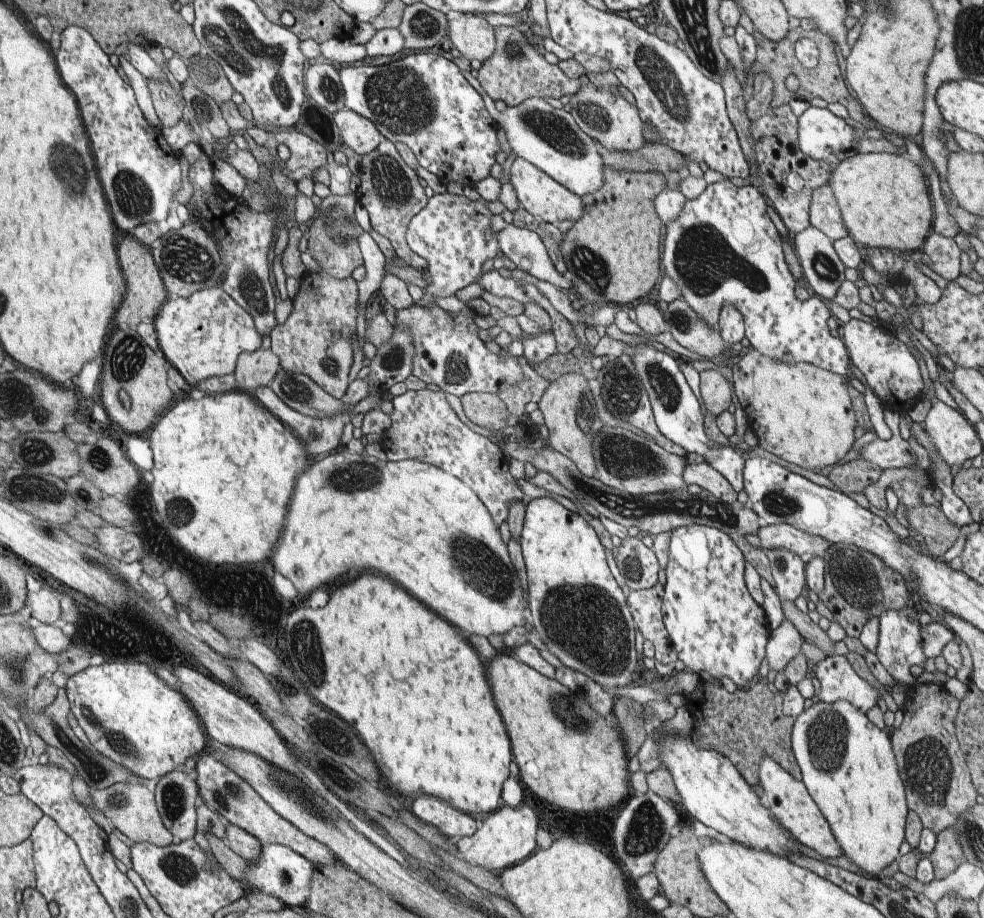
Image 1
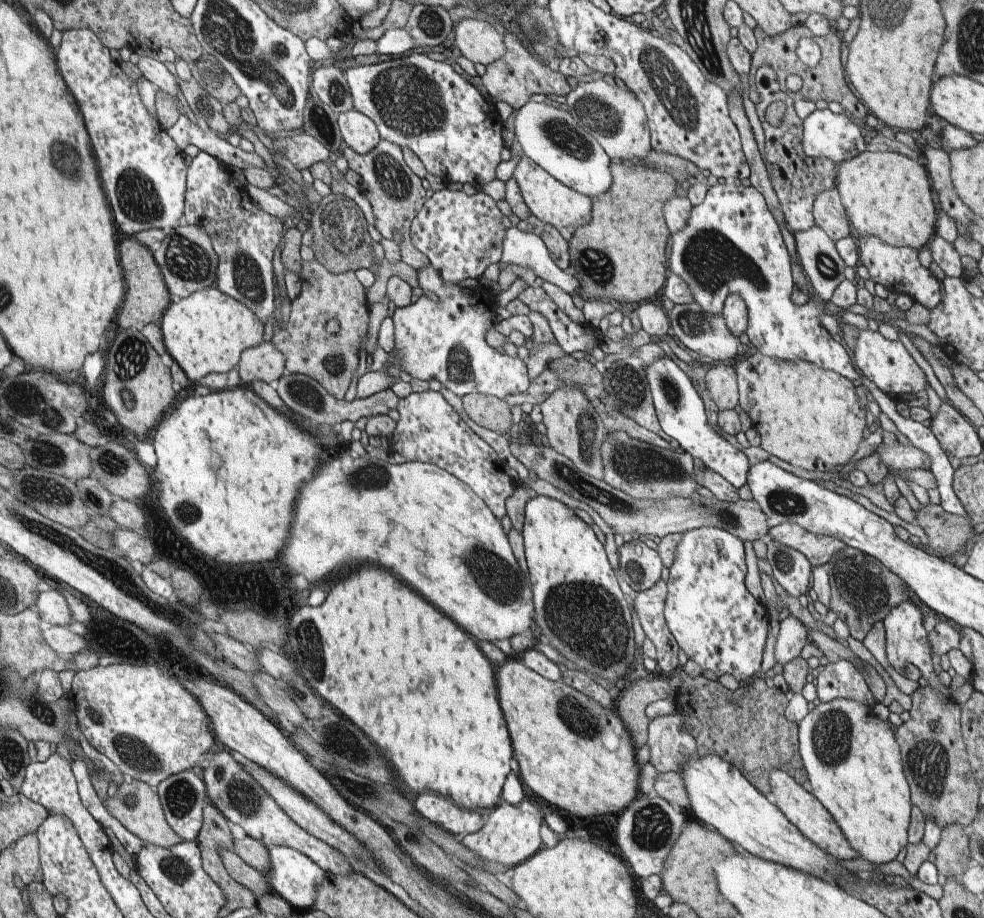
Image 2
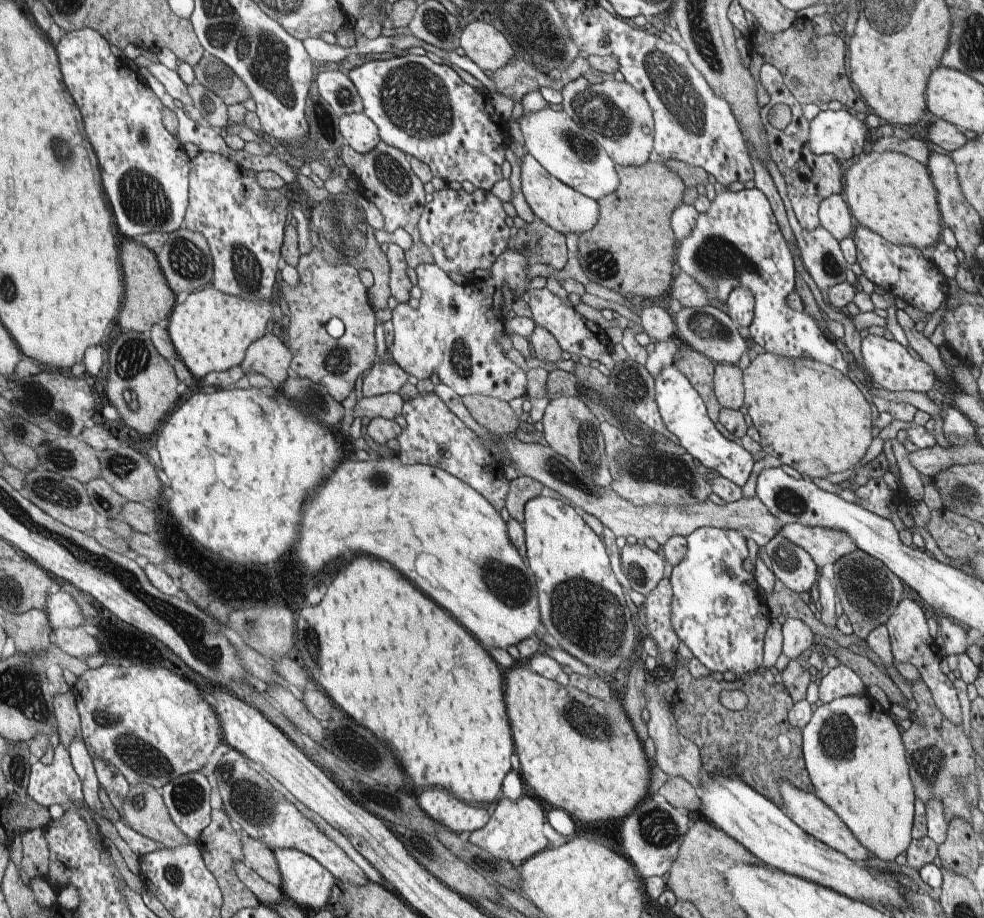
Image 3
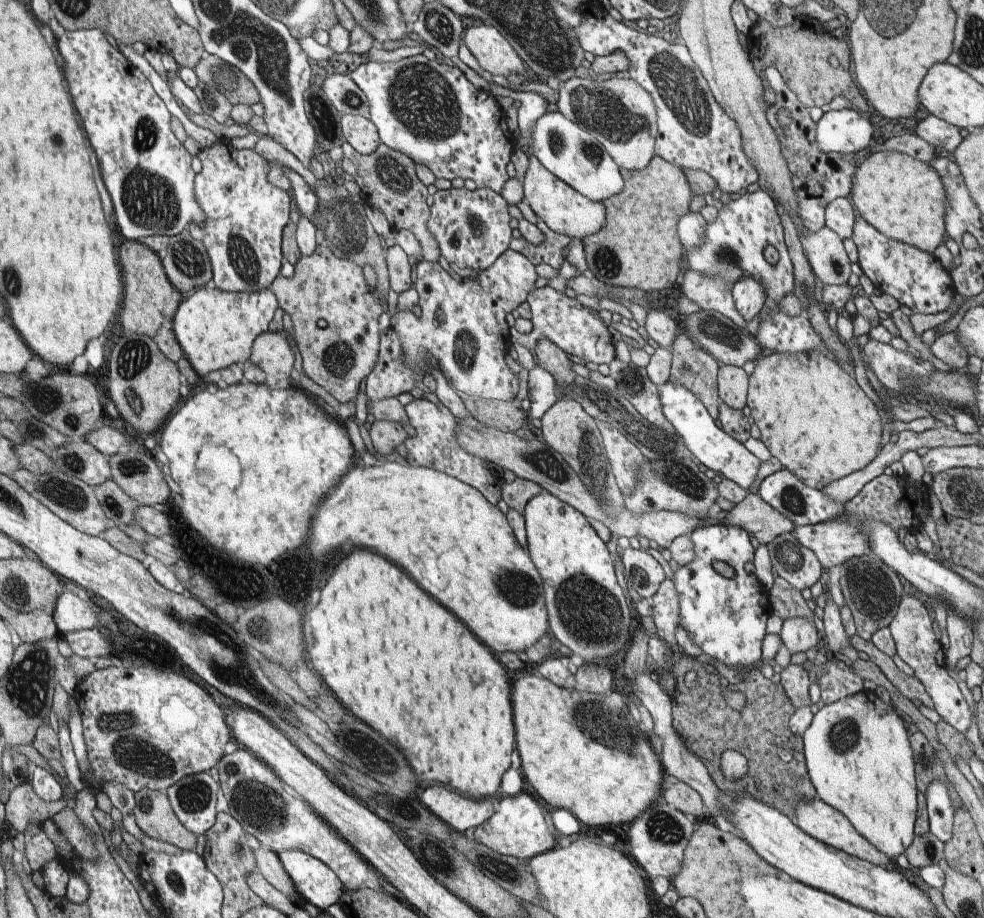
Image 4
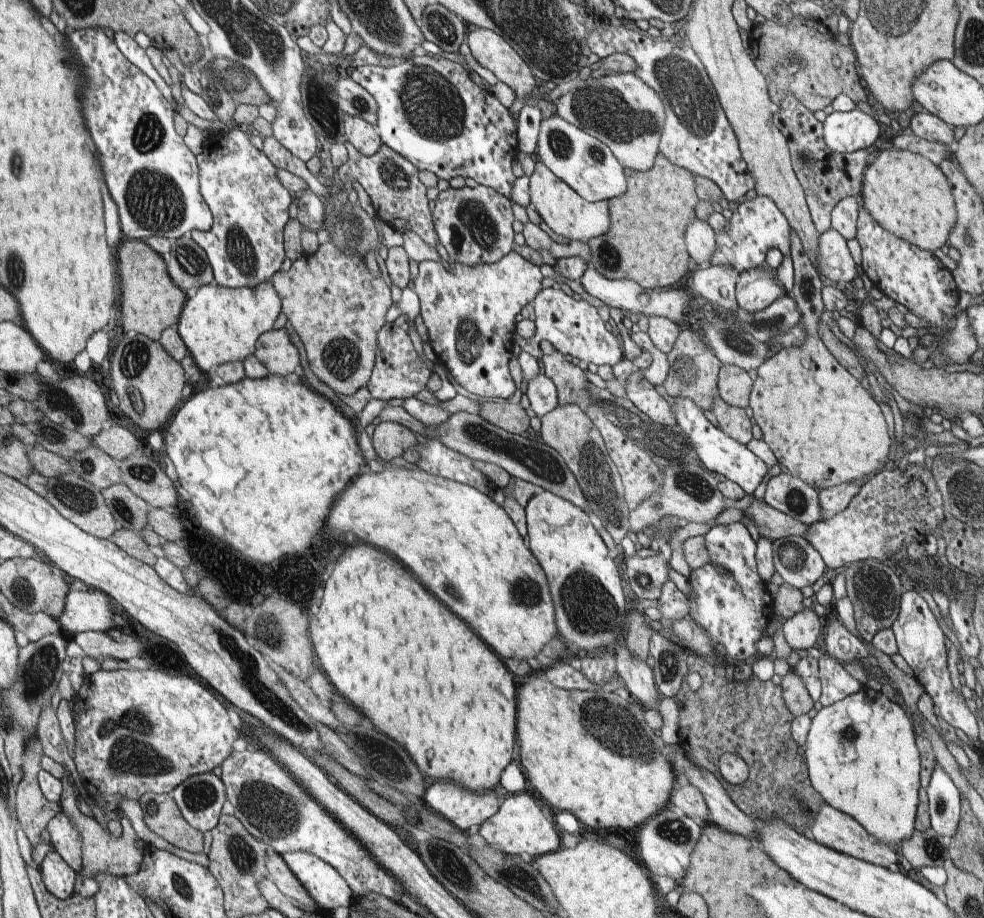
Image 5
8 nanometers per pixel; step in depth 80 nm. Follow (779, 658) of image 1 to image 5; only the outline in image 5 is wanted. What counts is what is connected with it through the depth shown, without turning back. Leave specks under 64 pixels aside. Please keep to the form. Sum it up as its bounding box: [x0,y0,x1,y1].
[783,608,824,650]

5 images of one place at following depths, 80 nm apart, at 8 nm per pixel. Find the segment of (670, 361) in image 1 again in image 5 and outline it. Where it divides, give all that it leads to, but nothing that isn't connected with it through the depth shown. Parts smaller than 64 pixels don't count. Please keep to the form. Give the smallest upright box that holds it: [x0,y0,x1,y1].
[670,396,769,494]

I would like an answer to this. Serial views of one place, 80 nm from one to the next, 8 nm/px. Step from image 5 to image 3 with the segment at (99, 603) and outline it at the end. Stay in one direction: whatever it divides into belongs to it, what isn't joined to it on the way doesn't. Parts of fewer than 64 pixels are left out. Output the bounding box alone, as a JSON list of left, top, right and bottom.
[46,590,84,630]

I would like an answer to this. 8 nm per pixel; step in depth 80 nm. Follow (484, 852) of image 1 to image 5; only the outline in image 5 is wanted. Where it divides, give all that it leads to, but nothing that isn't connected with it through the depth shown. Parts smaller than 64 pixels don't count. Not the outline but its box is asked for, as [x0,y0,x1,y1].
[479,793,561,858]

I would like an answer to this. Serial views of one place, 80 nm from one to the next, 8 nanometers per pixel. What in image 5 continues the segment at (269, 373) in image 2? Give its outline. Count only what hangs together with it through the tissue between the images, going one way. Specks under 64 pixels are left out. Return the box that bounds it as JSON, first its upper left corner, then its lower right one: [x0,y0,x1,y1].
[255,327,300,377]

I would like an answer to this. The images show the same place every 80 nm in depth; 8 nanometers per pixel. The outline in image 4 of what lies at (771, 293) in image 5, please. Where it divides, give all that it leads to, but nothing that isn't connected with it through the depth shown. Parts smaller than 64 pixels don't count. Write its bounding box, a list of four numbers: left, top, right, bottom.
[732,277,767,322]

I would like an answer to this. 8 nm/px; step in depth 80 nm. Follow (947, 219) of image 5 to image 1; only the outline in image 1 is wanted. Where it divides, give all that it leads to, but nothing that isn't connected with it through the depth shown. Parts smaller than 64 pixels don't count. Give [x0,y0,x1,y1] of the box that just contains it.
[828,153,933,252]

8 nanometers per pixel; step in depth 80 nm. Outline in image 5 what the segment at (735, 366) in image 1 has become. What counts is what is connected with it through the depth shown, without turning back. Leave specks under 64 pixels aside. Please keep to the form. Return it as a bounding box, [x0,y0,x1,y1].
[749,228,893,492]

